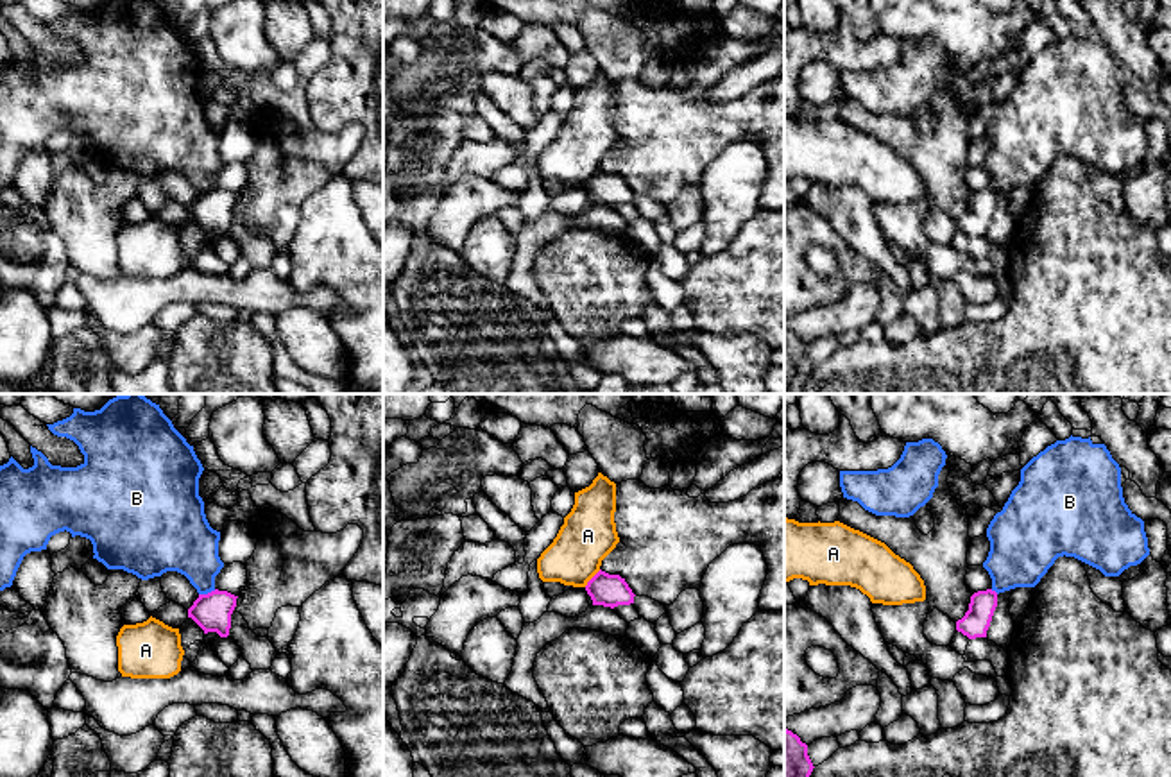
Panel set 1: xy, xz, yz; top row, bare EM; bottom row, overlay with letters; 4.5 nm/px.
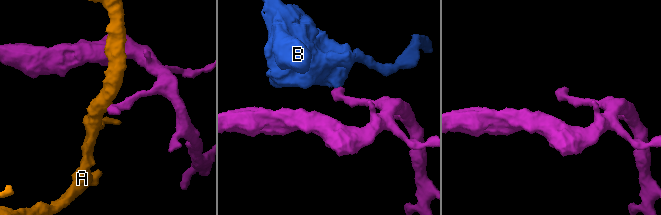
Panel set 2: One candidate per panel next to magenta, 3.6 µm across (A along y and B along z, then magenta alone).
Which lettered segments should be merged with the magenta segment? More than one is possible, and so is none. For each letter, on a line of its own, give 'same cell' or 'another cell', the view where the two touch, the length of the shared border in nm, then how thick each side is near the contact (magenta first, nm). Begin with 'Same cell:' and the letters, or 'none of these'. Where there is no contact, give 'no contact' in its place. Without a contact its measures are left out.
Same cell: none of these
A: another cell; contact in xz; length 110 nm; calibres 150 and 240 nm
B: another cell; contact in xy; length 80 nm; calibres 170 and 260 nm

